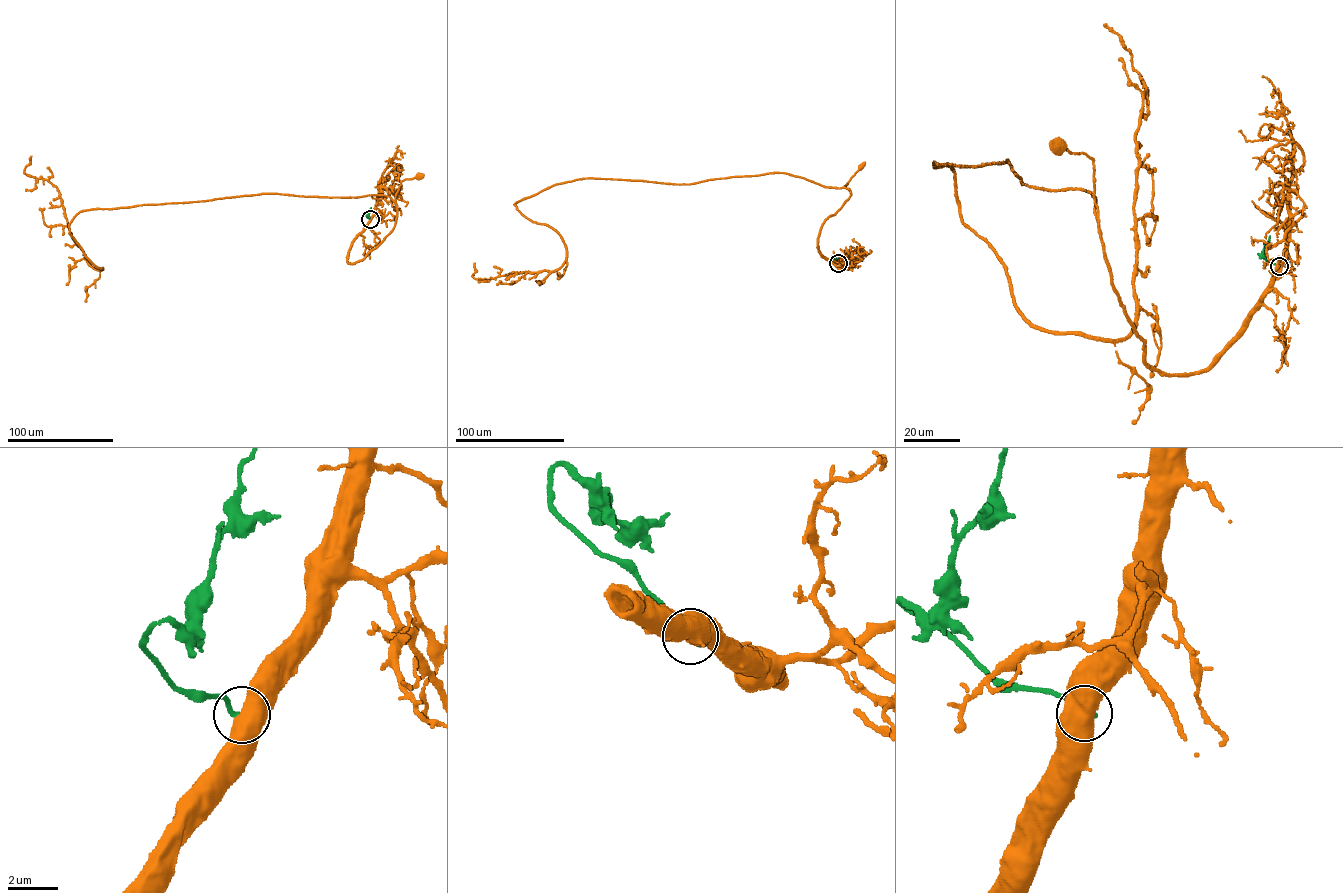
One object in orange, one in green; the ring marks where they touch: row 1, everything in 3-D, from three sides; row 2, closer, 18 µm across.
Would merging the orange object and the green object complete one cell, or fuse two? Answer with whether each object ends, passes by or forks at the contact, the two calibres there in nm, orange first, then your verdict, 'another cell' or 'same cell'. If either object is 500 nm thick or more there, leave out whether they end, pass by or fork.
550/280 nm | another cell

